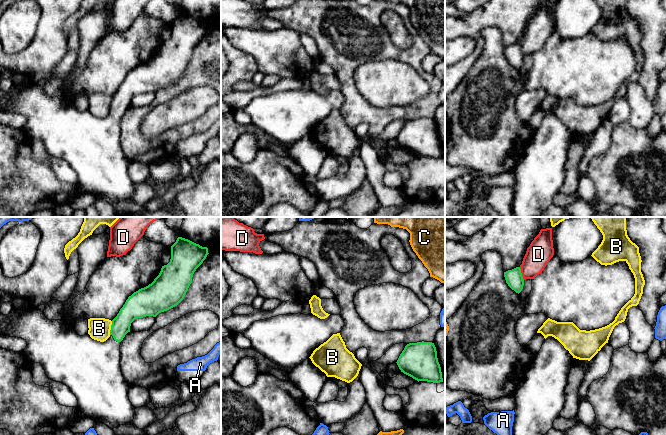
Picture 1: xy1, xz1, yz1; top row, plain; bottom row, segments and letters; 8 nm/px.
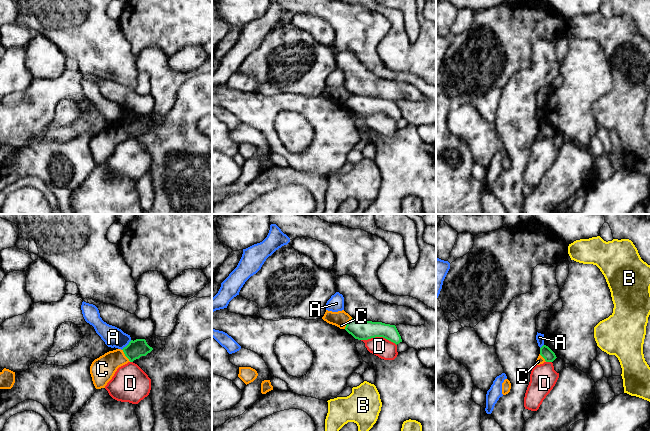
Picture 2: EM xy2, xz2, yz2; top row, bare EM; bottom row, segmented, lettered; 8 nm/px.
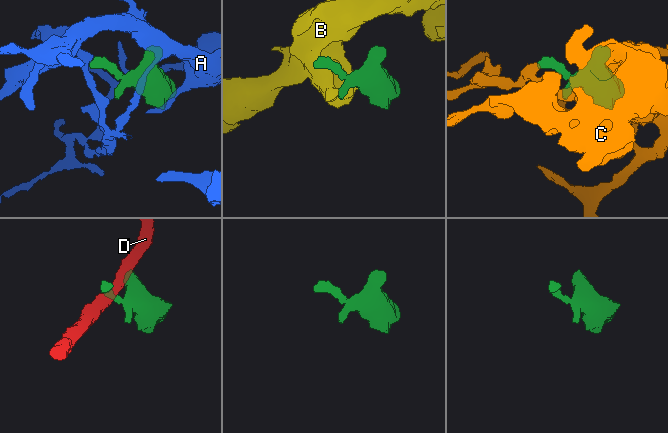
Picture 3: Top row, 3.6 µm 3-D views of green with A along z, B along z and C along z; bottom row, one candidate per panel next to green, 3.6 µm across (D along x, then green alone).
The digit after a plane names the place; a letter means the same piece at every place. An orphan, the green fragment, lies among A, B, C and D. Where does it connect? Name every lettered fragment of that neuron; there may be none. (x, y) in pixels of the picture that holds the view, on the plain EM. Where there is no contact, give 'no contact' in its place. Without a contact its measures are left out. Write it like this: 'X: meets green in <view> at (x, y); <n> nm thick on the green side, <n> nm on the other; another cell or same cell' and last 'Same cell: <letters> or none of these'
A: meets green in xy2 at (127, 121); 150 nm thick on the green side, 160 nm on the other; another cell
B: meets green in xy1 at (111, 104); 170 nm thick on the green side, 180 nm on the other; another cell
C: meets green in xy2 at (125, 131); 150 nm thick on the green side, 200 nm on the other; another cell
D: meets green in xz2 at (379, 112); 160 nm thick on the green side, 160 nm on the other; another cell
Same cell: none of these

